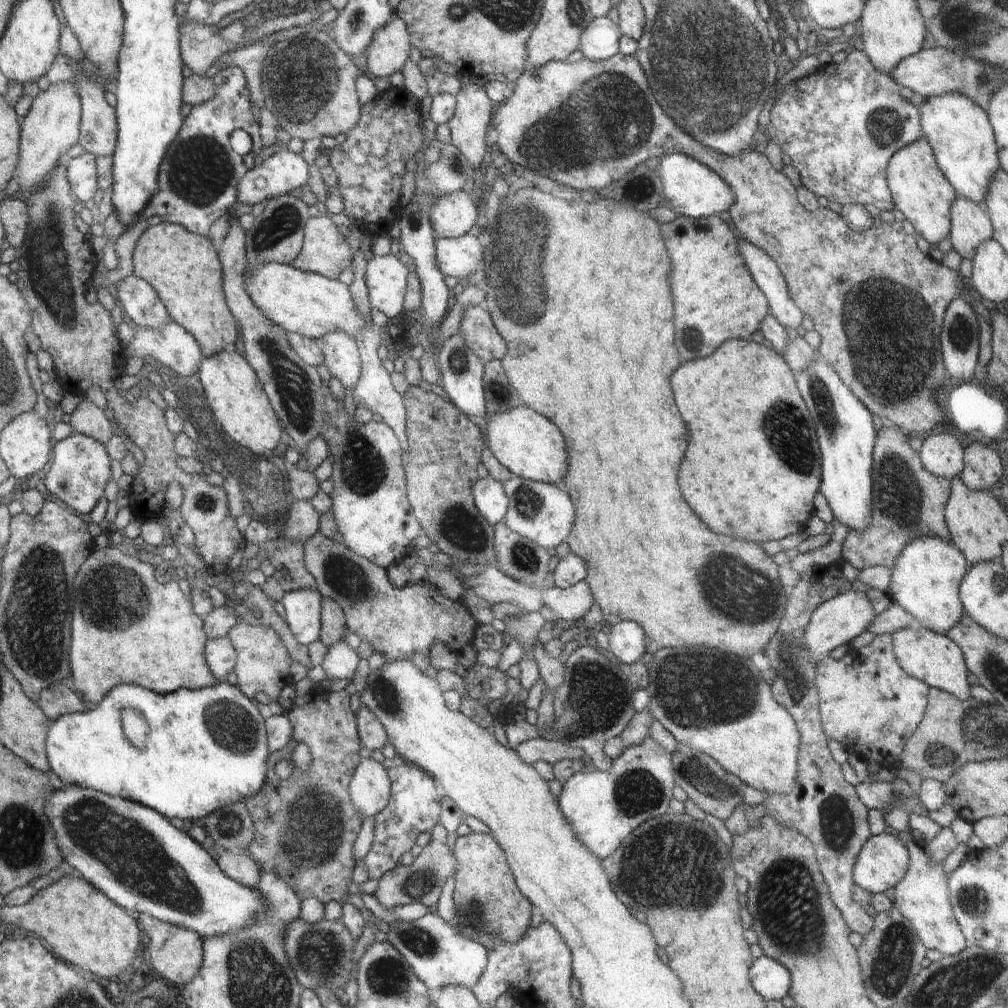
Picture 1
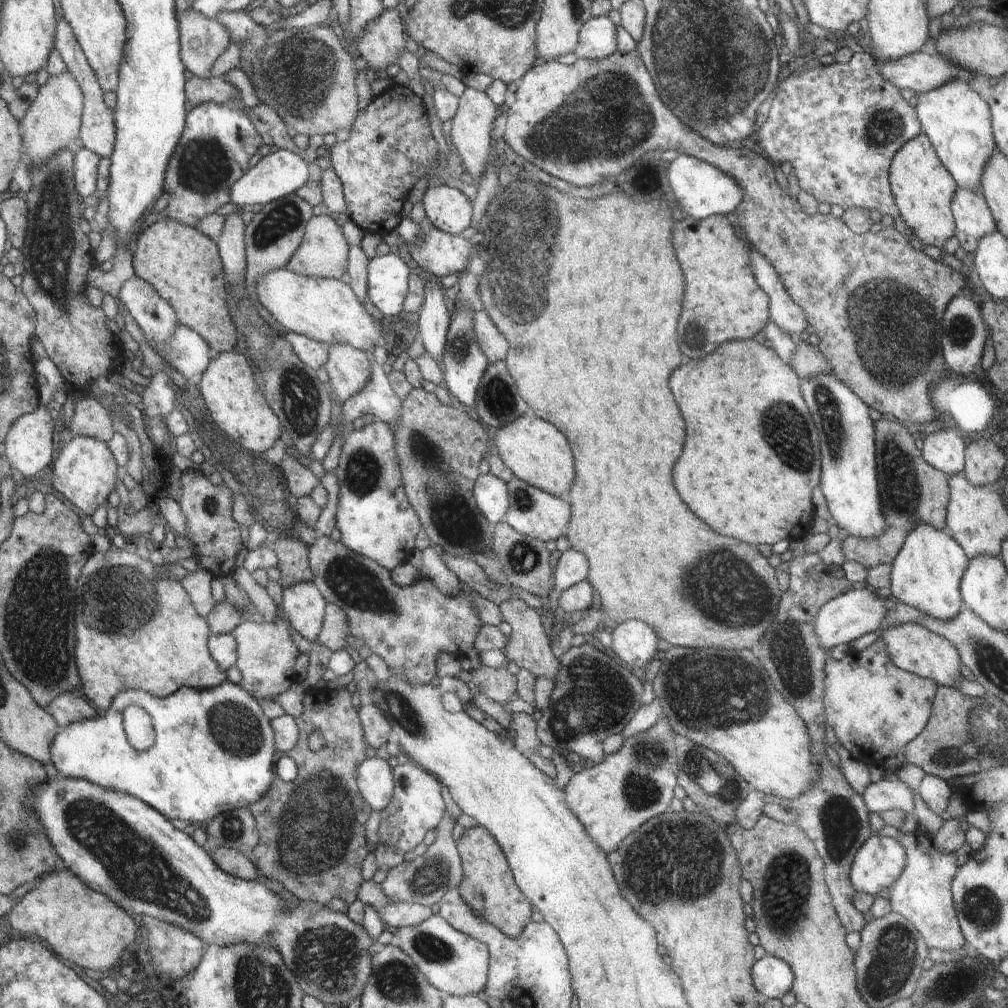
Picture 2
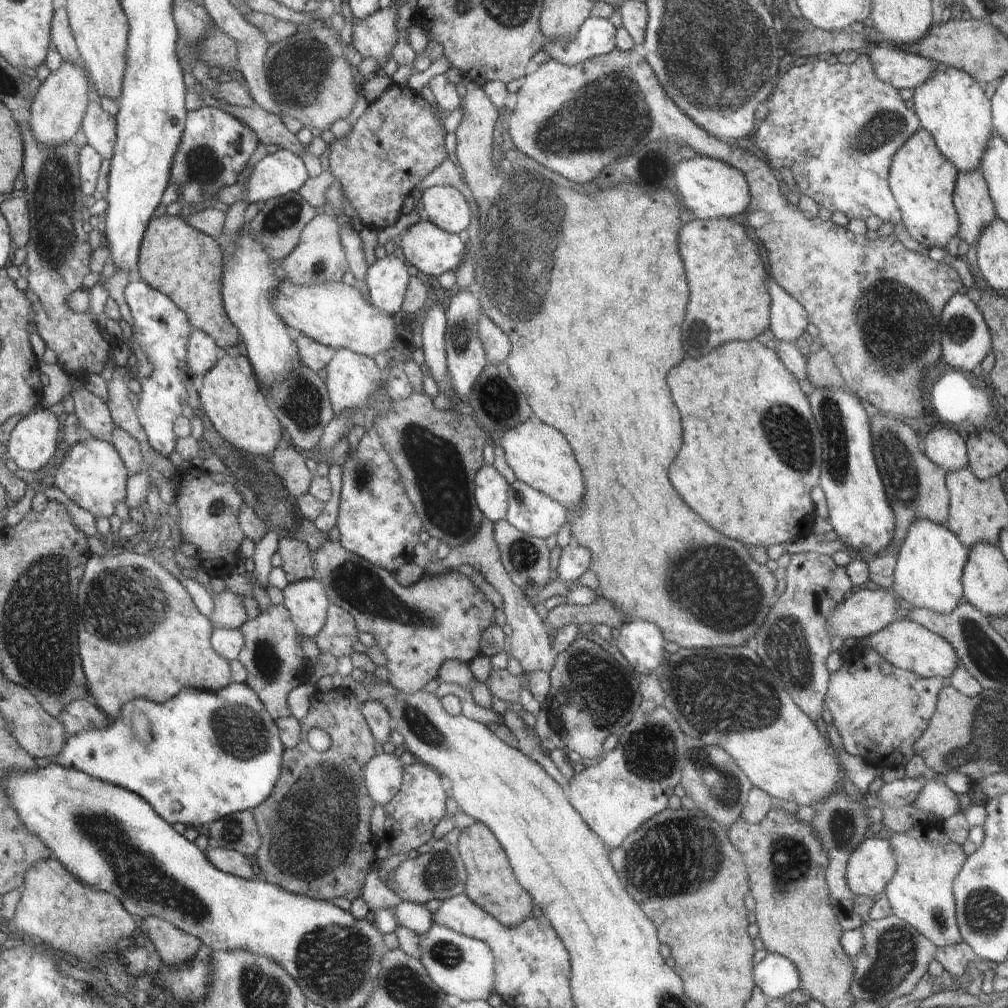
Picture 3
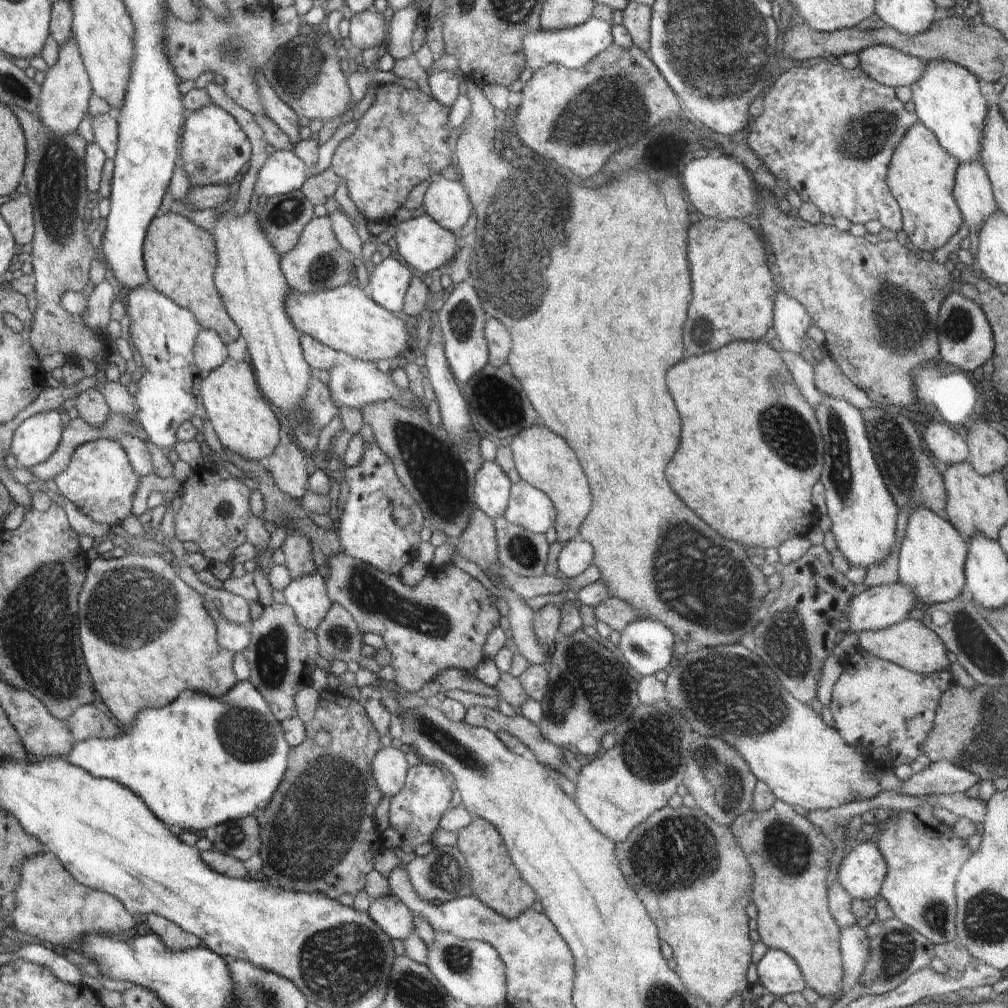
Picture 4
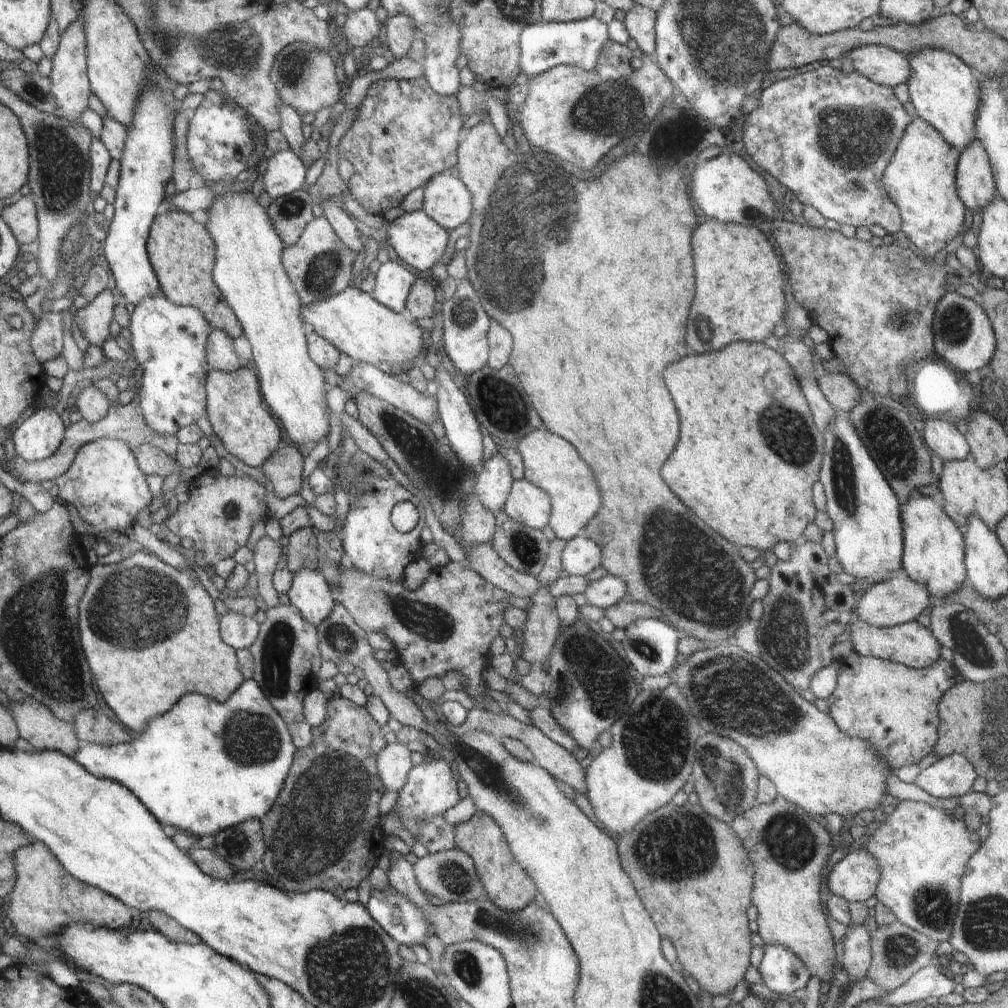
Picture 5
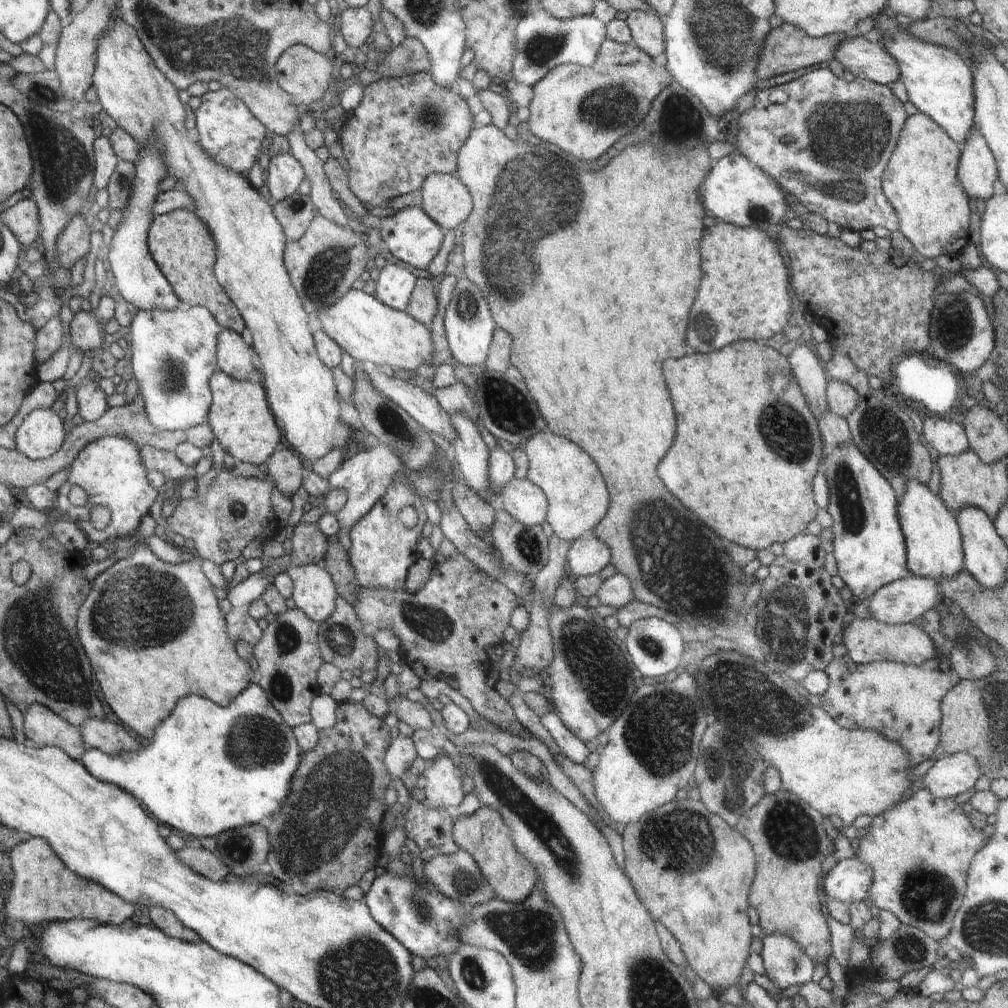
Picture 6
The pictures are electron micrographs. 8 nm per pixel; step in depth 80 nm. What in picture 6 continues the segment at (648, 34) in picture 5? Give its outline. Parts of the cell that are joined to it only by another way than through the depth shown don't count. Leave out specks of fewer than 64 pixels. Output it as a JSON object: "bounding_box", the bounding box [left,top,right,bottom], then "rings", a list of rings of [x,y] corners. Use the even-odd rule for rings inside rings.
{"bounding_box":[627,10,665,58],"rings":[[[652,10],[630,11],[627,25],[631,30],[632,44],[654,58],[665,51],[665,34],[661,17]]]}

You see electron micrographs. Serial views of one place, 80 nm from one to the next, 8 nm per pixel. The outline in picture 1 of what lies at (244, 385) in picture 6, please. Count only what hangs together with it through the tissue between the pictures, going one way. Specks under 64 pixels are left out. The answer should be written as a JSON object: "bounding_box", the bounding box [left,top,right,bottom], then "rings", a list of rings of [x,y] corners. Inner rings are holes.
{"bounding_box":[199,352,280,452],"rings":[[[238,352],[218,353],[204,357],[199,366],[199,379],[205,390],[208,404],[224,433],[252,452],[274,450],[280,442],[278,417],[263,389],[264,384],[256,378],[255,369],[248,366]]]}

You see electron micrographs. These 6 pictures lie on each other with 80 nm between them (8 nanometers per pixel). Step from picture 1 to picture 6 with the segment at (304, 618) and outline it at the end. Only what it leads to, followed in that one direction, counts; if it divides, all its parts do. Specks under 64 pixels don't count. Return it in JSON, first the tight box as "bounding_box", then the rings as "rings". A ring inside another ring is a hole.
{"bounding_box":[285,563,338,623],"rings":[[[316,563],[292,565],[285,570],[293,582],[293,600],[311,619],[321,623],[335,612],[338,606],[336,592],[330,573]]]}

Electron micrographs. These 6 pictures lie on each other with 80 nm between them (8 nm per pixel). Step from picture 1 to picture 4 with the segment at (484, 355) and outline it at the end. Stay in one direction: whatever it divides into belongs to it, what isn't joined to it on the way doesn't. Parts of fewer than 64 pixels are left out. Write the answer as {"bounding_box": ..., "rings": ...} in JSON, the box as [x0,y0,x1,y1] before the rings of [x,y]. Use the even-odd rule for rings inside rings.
{"bounding_box":[483,317,512,368],"rings":[[[488,317],[483,330],[490,354],[490,363],[496,368],[500,368],[507,363],[512,340],[508,328],[499,319]]]}

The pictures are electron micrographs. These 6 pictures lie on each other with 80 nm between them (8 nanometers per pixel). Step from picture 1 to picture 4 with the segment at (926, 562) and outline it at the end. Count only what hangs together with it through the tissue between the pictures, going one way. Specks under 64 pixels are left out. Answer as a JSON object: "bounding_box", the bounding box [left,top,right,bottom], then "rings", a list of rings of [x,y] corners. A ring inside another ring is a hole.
{"bounding_box":[898,505,968,603],"rings":[[[924,505],[916,507],[906,524],[906,533],[898,554],[900,582],[909,586],[921,603],[945,603],[965,592],[965,560],[968,542],[959,530],[944,517]]]}

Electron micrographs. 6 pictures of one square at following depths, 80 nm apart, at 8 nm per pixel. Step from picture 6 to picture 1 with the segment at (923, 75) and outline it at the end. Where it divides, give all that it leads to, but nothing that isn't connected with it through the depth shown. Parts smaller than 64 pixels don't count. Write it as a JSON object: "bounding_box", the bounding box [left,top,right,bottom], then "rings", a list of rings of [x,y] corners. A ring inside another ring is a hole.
{"bounding_box":[919,93,1000,204],"rings":[[[944,93],[919,107],[923,136],[932,147],[937,165],[958,197],[982,204],[988,185],[1000,169],[998,147],[988,113],[962,93]]]}

